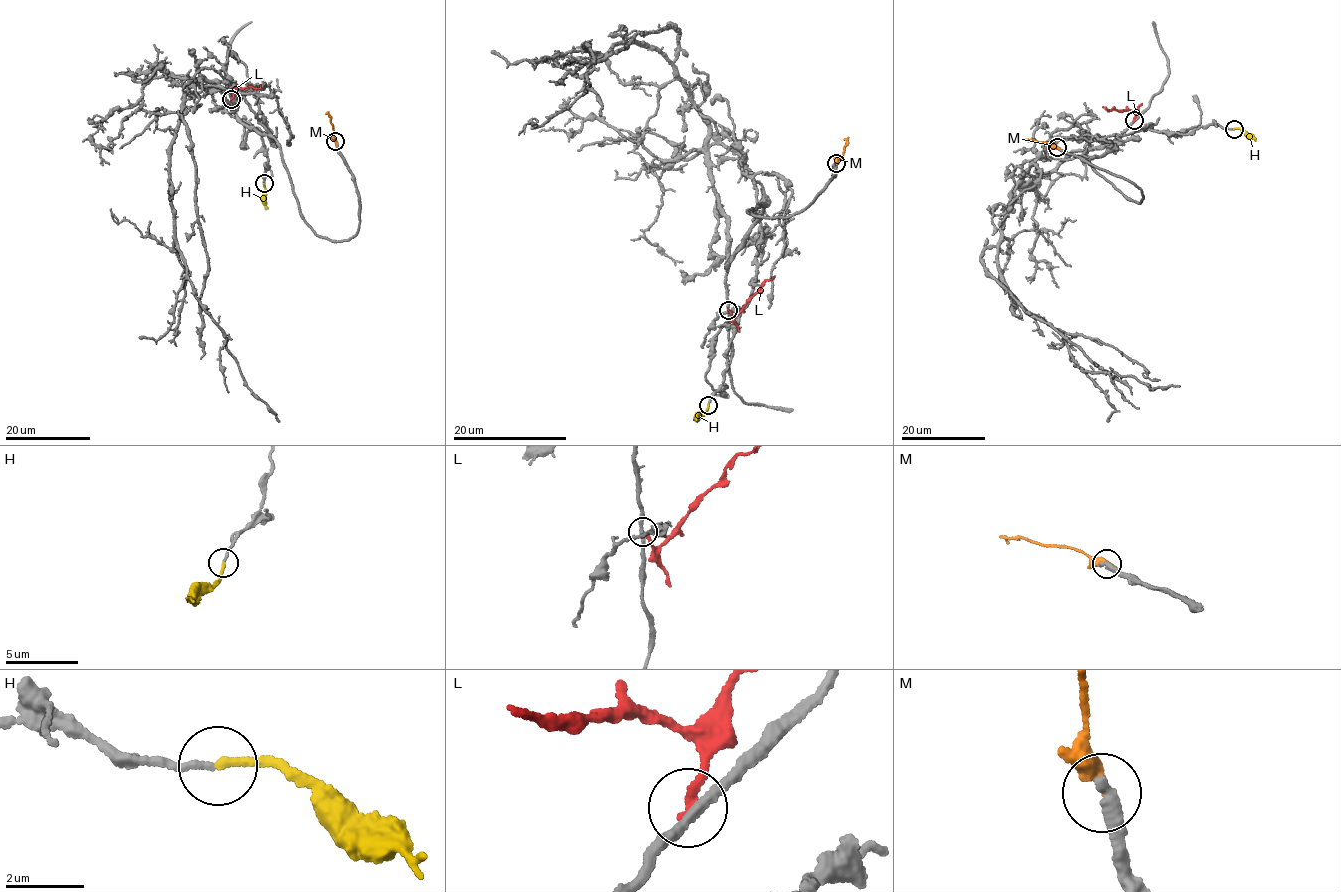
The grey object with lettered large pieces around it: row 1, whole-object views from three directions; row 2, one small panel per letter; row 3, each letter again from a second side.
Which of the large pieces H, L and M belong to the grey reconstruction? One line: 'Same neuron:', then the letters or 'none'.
Same neuron: H

